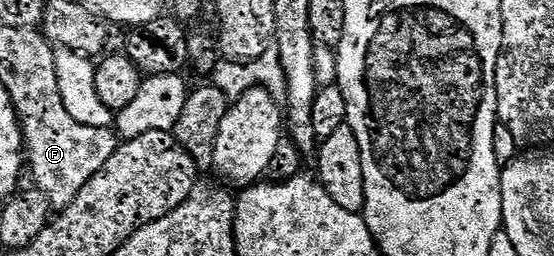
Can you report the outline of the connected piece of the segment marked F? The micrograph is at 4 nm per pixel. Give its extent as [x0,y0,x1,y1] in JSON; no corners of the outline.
[24,118,119,209]

